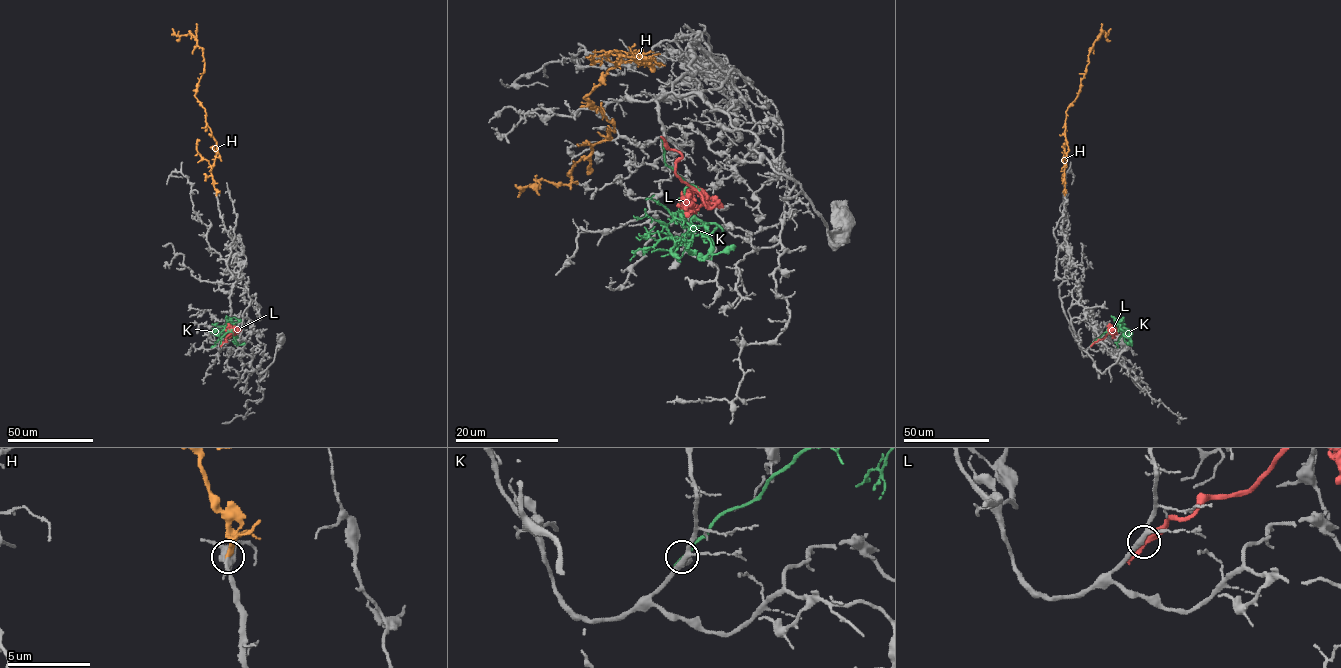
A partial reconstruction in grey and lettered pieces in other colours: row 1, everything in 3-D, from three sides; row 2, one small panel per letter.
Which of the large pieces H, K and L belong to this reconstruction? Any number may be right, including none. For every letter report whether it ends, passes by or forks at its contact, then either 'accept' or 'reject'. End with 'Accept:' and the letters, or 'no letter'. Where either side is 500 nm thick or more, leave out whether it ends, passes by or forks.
H: it ends | accept
K: it ends | reject
L: it passes by | reject
Accept: H

